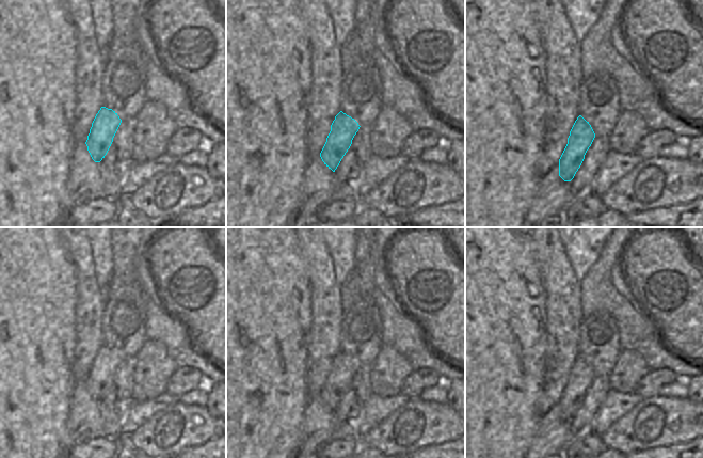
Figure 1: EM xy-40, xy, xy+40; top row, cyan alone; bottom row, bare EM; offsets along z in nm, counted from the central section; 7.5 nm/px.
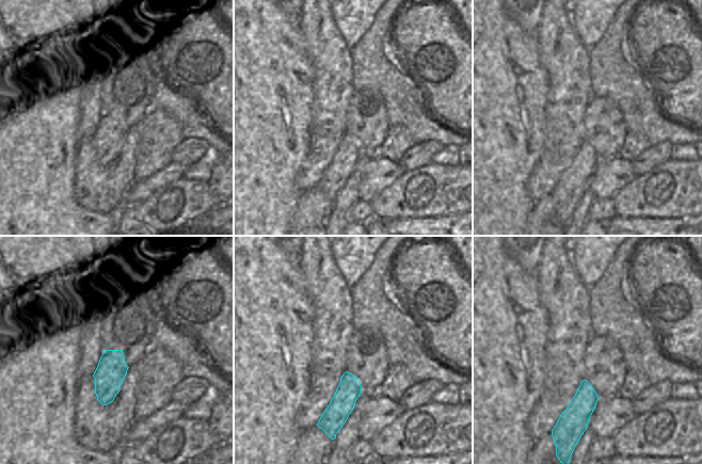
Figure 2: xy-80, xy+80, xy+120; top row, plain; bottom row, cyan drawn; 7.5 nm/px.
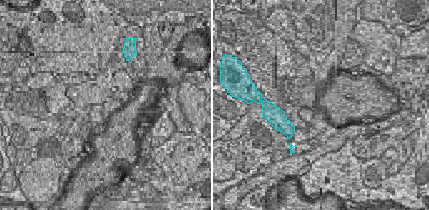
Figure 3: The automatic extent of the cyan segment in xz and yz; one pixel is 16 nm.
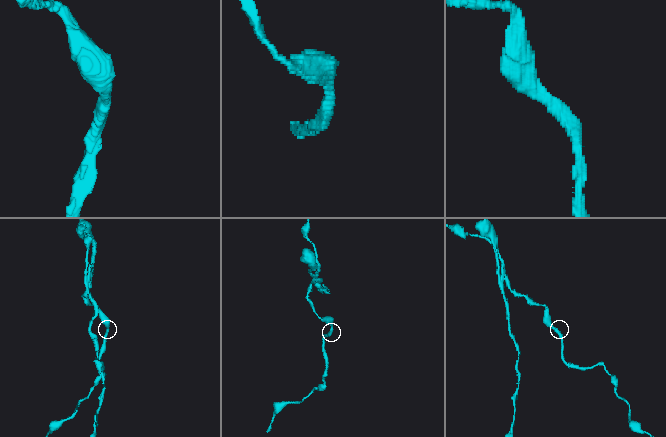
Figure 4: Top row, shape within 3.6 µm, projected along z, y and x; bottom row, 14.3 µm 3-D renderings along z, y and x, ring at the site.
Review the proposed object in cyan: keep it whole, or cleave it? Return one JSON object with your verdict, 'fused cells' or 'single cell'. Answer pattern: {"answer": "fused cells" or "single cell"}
{"answer": "fused cells"}

